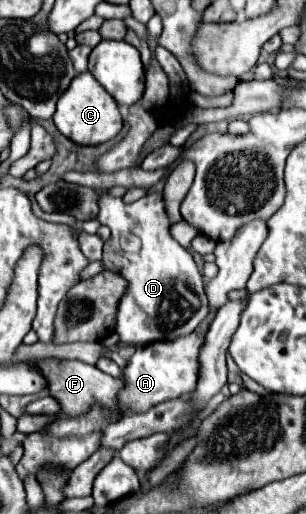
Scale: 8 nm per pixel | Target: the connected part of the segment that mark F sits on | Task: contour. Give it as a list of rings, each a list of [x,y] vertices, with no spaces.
[[[37,360],[37,366],[49,378],[49,394],[61,404],[63,412],[69,416],[83,416],[91,404],[103,404],[103,408],[115,408],[115,396],[123,388],[123,378],[113,378],[101,372],[97,366],[79,360]]]

